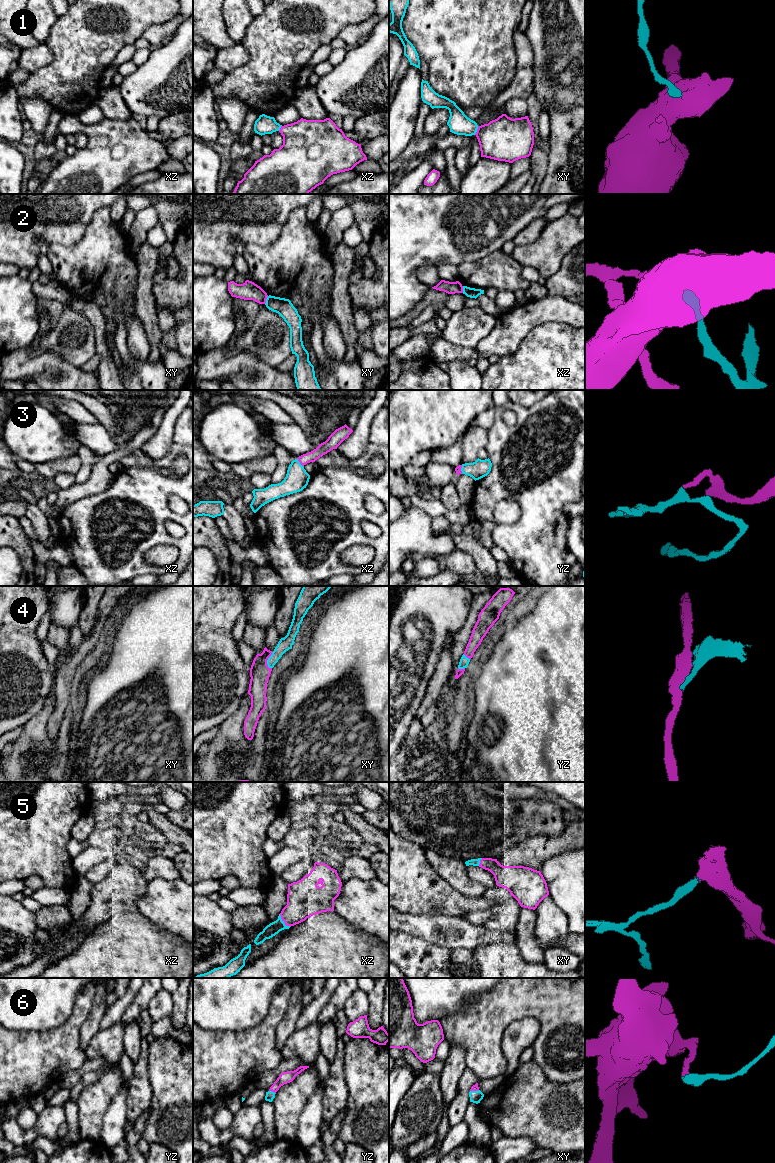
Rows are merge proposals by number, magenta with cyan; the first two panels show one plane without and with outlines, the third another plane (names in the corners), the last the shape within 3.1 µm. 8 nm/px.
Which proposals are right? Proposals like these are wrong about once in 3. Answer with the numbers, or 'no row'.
1, 3, 4, 5, 6

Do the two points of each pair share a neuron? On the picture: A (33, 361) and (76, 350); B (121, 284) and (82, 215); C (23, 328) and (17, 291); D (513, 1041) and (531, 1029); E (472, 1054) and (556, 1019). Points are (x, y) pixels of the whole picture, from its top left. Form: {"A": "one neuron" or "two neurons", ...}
{"A": "two neurons", "B": "two neurons", "C": "one neuron", "D": "one neuron", "E": "one neuron"}

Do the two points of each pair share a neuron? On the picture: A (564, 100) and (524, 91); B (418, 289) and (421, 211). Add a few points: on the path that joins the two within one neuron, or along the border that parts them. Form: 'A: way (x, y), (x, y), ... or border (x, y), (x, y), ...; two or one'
A: border (533, 69), (533, 90), (531, 92); two
B: way (410, 270), (410, 230); one

